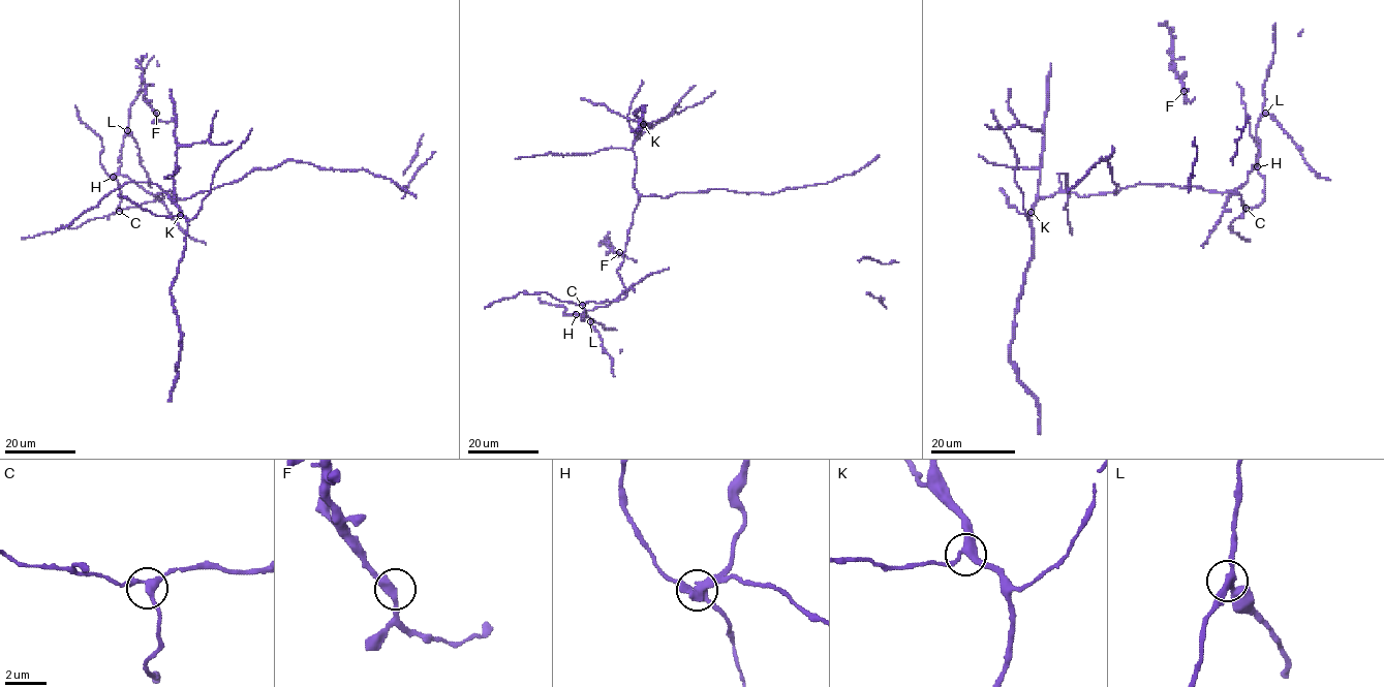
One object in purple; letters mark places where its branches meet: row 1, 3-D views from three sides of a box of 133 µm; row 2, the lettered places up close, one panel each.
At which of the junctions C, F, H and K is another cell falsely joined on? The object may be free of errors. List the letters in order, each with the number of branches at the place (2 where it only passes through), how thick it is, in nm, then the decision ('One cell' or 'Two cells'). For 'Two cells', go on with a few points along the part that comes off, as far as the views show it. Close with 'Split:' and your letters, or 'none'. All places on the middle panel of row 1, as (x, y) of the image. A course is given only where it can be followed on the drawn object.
C: Branches: 3. Thickness 260 nm. One cell
F: Branches: 3. Thickness 320 nm. One cell
H: Branches: 3. Thickness 360 nm. Two cells
K: Branches: 3. Thickness 320 nm. One cell
Split: H

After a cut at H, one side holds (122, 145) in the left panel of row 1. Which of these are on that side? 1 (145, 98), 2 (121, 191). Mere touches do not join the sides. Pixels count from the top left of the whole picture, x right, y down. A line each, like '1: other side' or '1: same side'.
1: other side
2: other side

